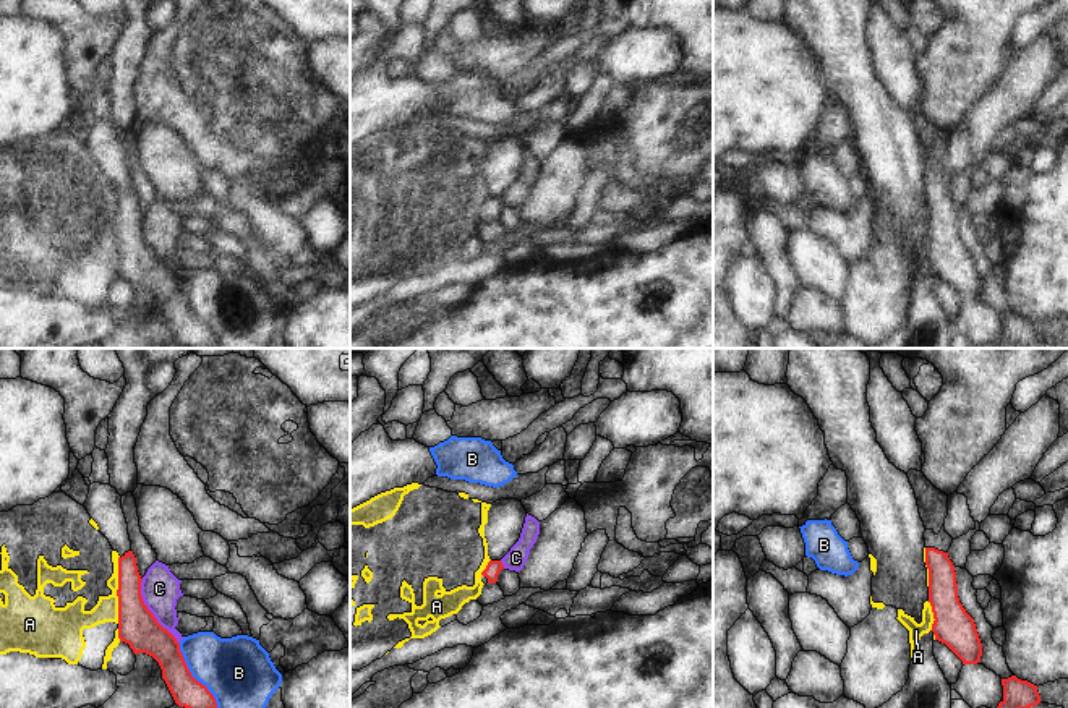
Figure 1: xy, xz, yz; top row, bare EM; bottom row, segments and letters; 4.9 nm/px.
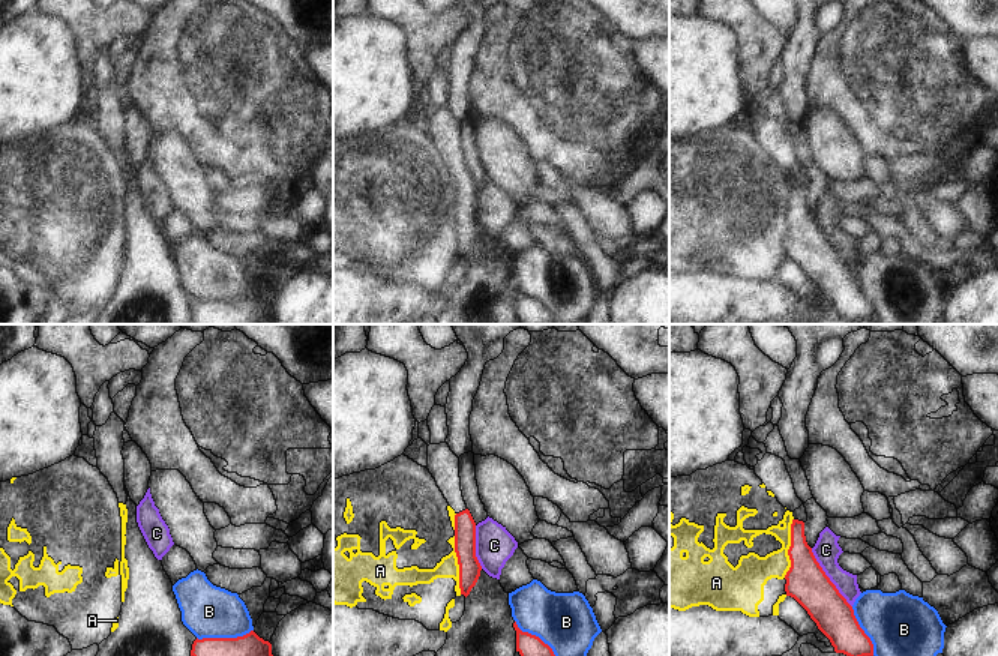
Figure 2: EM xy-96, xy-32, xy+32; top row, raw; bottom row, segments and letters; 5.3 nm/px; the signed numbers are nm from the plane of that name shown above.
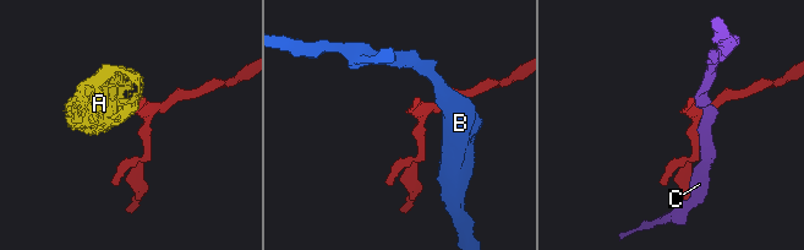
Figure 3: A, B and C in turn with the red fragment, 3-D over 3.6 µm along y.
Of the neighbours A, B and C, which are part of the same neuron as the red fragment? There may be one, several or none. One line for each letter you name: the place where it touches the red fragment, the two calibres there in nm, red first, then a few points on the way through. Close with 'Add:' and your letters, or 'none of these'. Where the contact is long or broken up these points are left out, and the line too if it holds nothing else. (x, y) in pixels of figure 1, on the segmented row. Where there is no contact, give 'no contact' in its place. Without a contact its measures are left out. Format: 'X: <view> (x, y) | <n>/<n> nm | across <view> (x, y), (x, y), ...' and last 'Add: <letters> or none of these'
Add: none of these

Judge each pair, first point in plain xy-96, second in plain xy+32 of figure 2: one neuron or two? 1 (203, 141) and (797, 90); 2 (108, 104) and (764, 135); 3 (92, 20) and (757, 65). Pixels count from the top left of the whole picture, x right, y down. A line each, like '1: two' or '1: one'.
1: two
2: one
3: one

